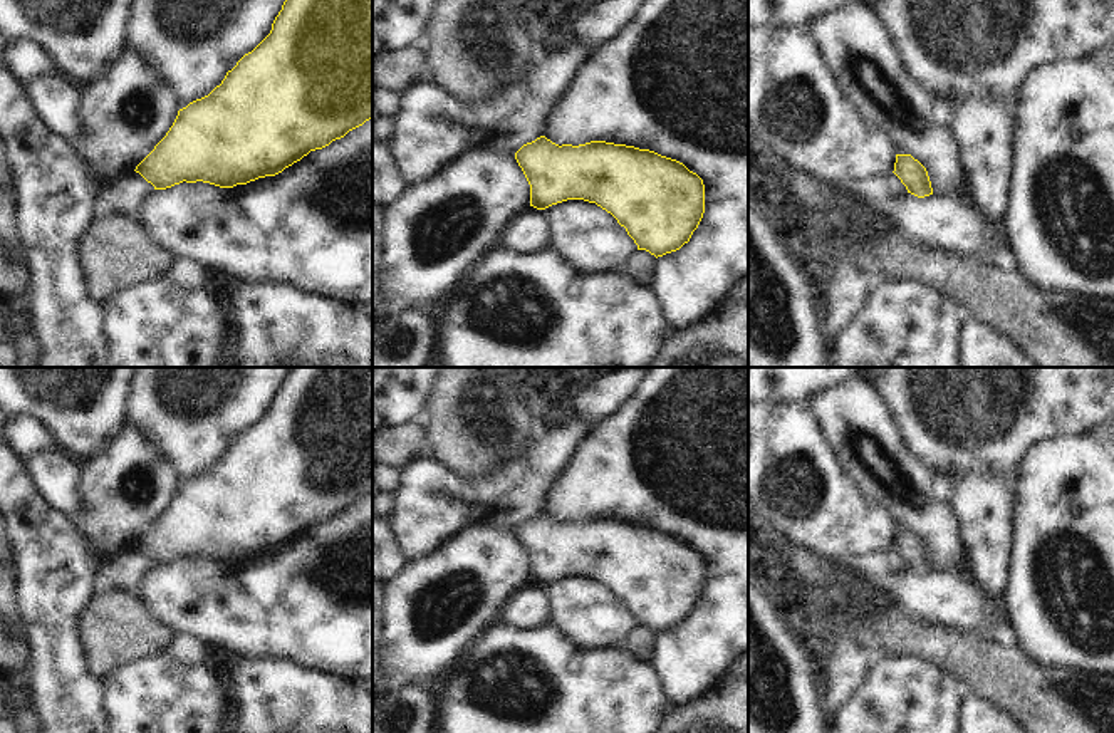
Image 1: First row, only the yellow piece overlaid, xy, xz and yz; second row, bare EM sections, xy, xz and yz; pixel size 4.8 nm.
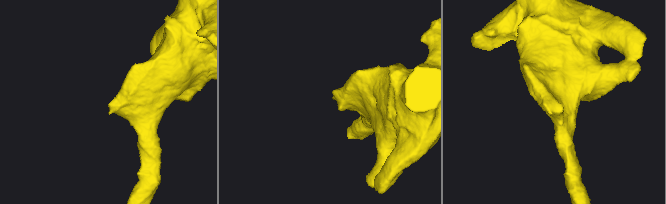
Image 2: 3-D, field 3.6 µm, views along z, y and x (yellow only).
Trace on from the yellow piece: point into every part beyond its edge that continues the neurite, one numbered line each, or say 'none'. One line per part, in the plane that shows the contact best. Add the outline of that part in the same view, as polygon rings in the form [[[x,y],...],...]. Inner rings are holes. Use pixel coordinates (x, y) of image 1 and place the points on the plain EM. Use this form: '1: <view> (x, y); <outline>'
none

